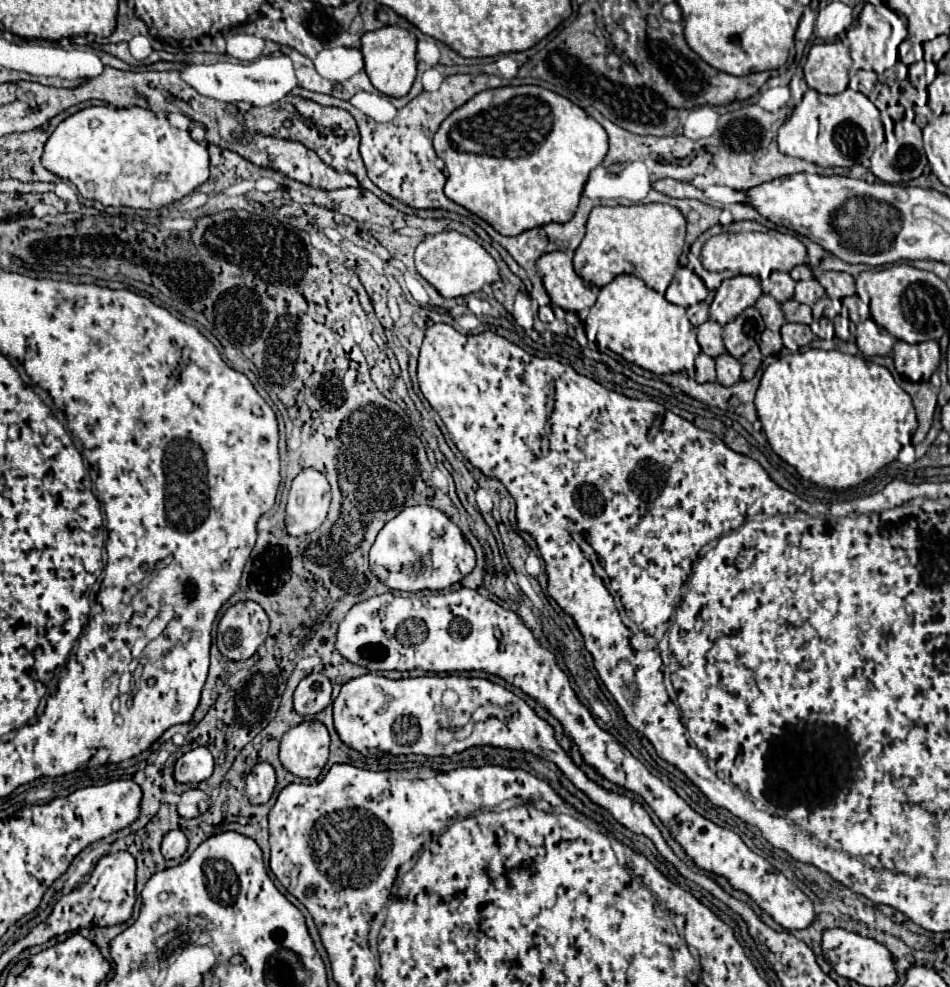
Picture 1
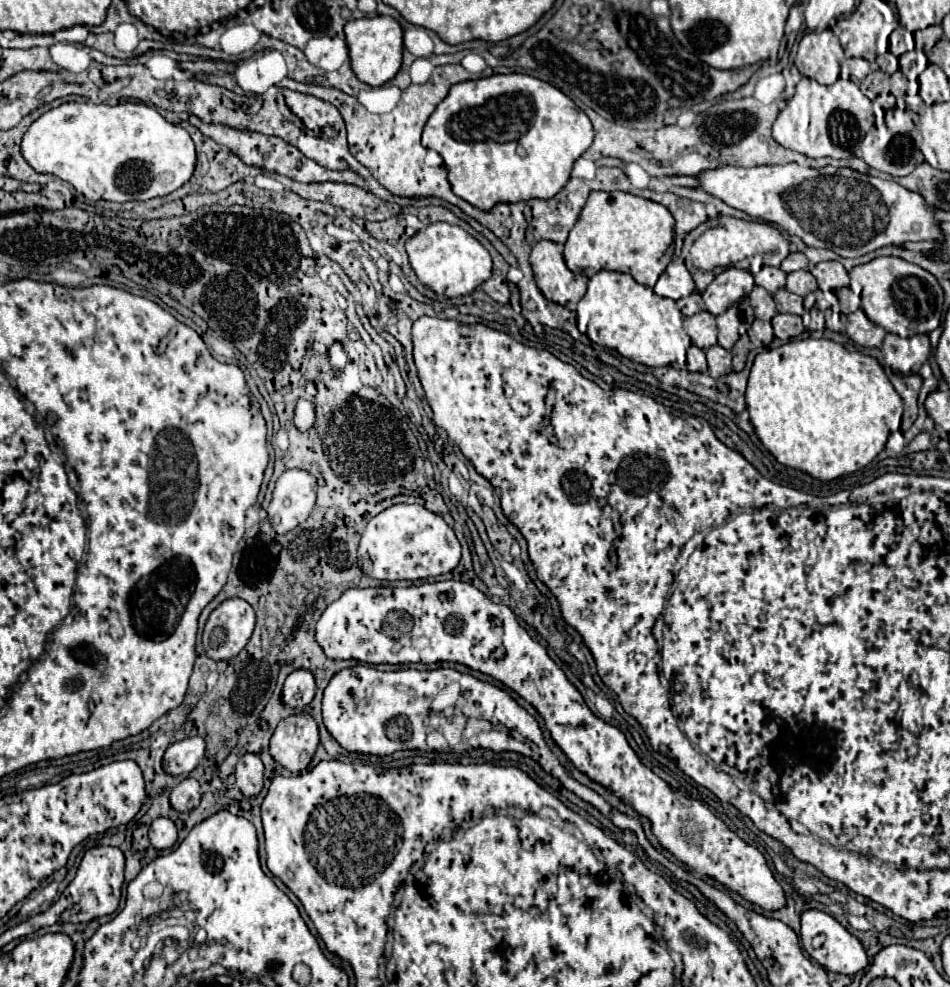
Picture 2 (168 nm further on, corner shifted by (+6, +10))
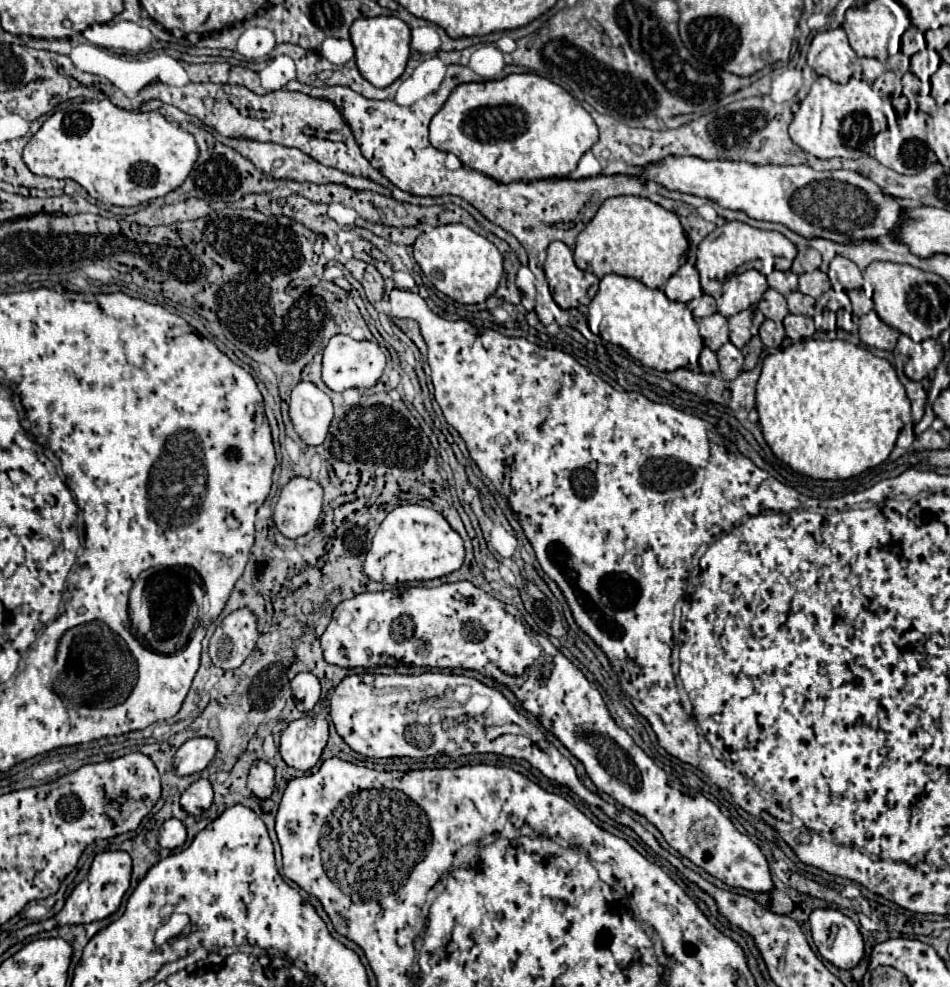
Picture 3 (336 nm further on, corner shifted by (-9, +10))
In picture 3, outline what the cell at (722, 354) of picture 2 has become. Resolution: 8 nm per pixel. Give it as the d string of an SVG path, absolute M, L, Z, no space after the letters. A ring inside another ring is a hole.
M725 343L719 351L719 373L725 381L733 381L741 371L743 371L743 353L733 345L733 343Z

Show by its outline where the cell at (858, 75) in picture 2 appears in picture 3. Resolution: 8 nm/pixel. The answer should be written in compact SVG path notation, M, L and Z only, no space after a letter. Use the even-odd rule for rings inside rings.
M861 58L862 78L871 85L883 71L883 65L875 58Z

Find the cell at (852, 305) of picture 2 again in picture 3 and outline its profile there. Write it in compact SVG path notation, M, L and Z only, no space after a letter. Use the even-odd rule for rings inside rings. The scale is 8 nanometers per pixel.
M852 290L848 292L850 298L853 313L857 316L862 316L869 311L873 310L873 300L865 296L861 290Z

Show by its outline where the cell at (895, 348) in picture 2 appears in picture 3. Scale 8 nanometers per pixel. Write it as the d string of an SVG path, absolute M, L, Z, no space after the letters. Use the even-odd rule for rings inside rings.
M901 335L897 341L897 347L893 349L895 365L905 371L905 375L913 381L919 381L927 377L931 371L927 371L925 363L925 351L921 343L915 343L911 337Z

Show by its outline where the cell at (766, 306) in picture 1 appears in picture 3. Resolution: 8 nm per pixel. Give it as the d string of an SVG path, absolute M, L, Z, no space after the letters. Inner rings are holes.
M767 289L767 291L763 293L763 297L761 297L761 301L759 301L757 307L761 309L761 313L763 313L767 319L773 319L775 323L781 323L781 321L789 315L785 297L783 297L779 291L775 291L775 289Z

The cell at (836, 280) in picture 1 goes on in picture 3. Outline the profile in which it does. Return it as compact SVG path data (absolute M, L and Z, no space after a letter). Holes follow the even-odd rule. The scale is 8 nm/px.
M835 257L831 261L829 279L831 279L833 291L837 291L837 293L847 293L851 289L863 287L863 277L861 277L859 267L845 257Z

